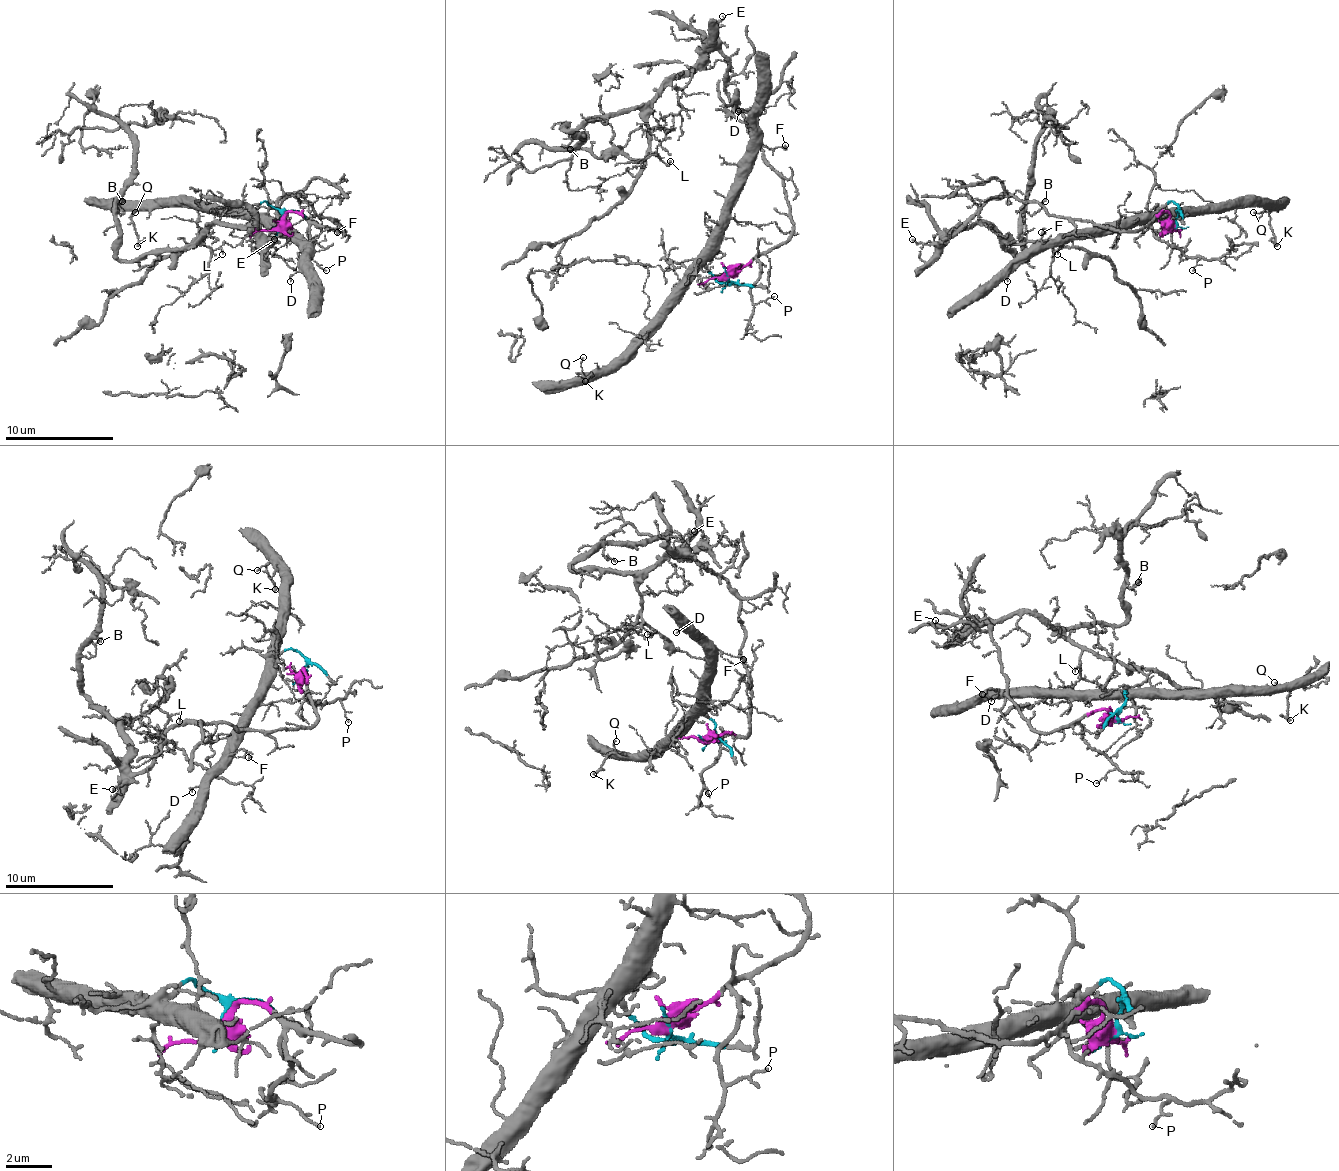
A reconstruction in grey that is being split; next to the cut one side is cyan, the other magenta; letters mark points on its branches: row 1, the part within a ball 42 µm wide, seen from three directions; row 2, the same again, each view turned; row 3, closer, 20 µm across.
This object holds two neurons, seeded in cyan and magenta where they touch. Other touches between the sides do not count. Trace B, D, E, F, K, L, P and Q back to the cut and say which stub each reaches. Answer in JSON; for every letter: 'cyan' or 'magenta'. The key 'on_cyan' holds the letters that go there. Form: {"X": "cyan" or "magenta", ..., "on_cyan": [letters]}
{"B": "magenta", "D": "cyan", "E": "magenta", "F": "cyan", "K": "cyan", "L": "magenta", "P": "magenta", "Q": "cyan", "on_cyan": ["D", "F", "K", "Q"]}

